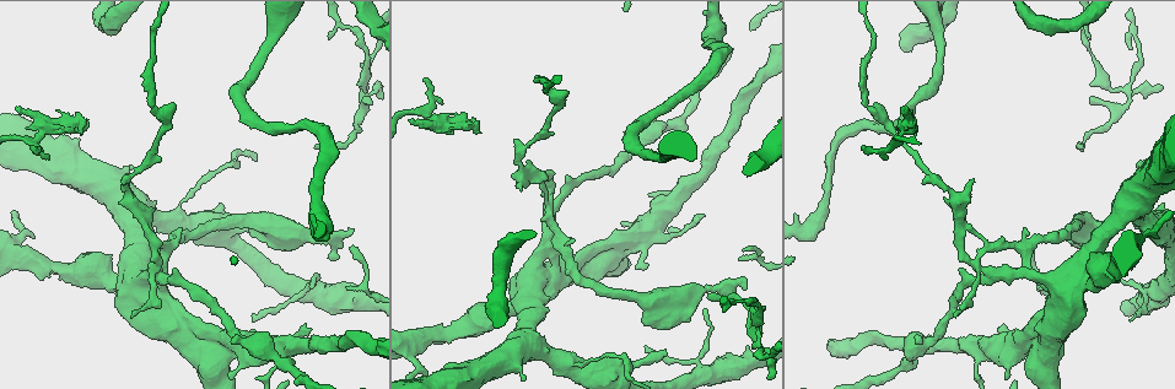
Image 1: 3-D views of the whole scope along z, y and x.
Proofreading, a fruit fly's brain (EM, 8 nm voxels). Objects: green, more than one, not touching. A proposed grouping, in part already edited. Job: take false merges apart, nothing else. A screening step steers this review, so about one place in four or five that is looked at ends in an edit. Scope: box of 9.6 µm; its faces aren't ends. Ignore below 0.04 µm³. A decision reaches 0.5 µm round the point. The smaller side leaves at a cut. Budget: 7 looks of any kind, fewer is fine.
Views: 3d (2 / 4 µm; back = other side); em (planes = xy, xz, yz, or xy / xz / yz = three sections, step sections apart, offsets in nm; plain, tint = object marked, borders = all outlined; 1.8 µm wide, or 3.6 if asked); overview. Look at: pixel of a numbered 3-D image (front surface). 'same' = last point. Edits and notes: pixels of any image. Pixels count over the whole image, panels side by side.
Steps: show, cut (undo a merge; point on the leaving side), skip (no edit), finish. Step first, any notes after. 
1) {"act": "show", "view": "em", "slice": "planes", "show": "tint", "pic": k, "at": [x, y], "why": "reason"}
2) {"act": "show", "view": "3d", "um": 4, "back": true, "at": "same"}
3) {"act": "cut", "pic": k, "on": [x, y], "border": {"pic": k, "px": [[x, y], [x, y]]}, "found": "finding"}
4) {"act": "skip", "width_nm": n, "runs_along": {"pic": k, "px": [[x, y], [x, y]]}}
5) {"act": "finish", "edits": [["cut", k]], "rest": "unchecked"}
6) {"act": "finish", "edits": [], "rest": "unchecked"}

{"act": "show", "view": "3d", "um": 2, "pic": 1, "at": [758, 341], "why": "sharp bend"}

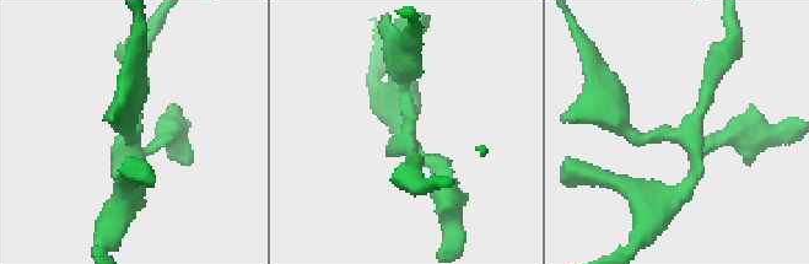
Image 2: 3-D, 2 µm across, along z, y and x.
{"act": "show", "view": "em", "slice": "planes", "show": "tint", "pic": 2, "at": [408, 137]}

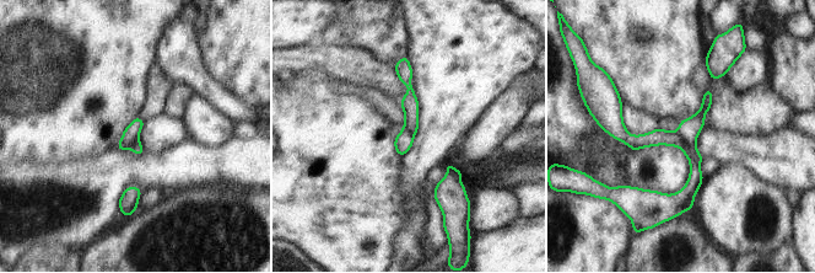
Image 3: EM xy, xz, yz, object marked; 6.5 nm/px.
{"act": "cut", "pic": 3, "on": [689, 129], "width_nm": 110, "part_leaving": {"pic": 3, "px": [[708, 92], [692, 126], [692, 145]]}, "found": "two cells meet here"}

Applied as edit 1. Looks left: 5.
{"act": "show", "view": "em", "slice": "planes", "show": "tint", "pic": 1, "at": [648, 227], "why": "sharp bend"}

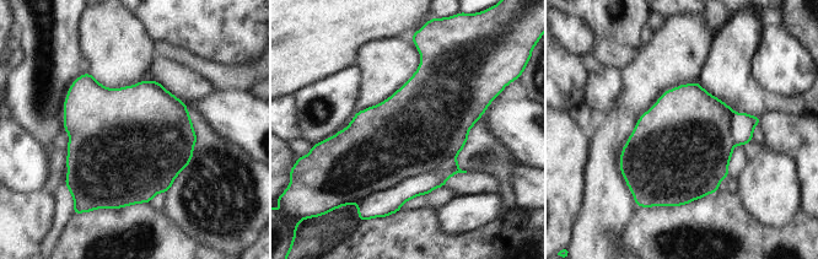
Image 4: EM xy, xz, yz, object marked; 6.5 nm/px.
{"act": "cut", "pic": 4, "on": [398, 143], "border": {"pic": 4, "px": [[455, 156], [436, 170], [360, 201]]}, "found": "a second cell is stuck on"}

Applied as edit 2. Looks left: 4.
{"act": "show", "view": "em", "um": 3.6, "slice": "xy", "step": 8, "show": "borders", "pic": 1, "at": [539, 344], "why": "thick turns thin"}

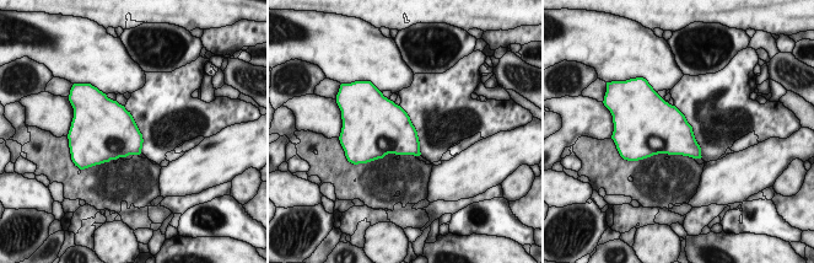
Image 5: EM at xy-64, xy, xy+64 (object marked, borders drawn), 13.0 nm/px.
{"act": "skip", "width_nm": 500, "found": "all the same cell"}

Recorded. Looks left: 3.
{"act": "finish", "edits": [["cut", 3], ["cut", 4]], "rest": "unchecked"}

